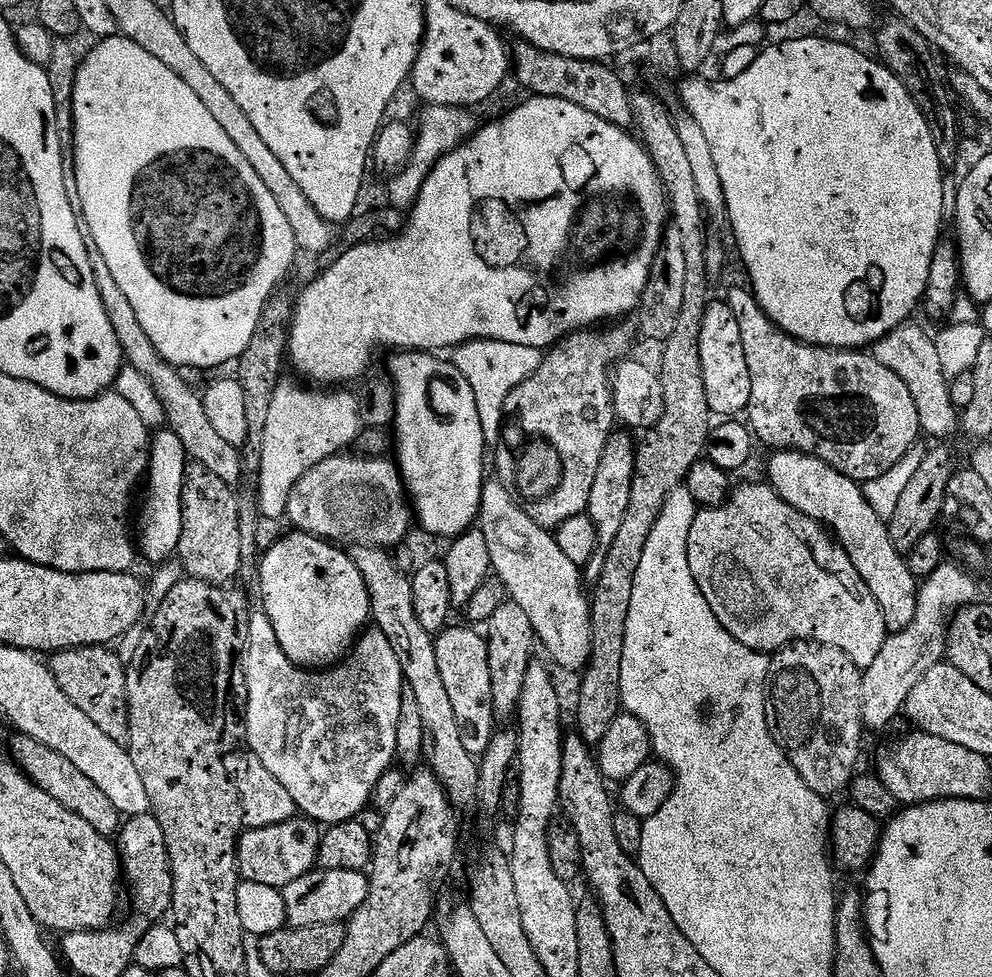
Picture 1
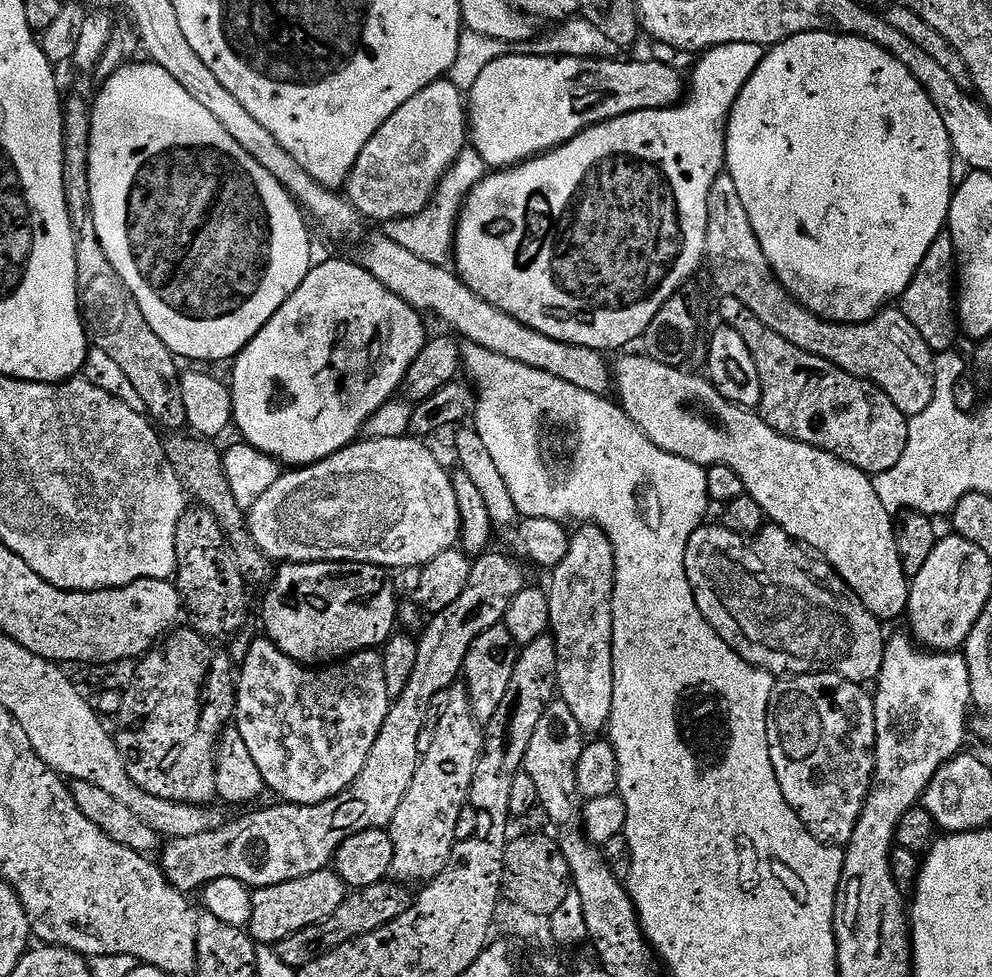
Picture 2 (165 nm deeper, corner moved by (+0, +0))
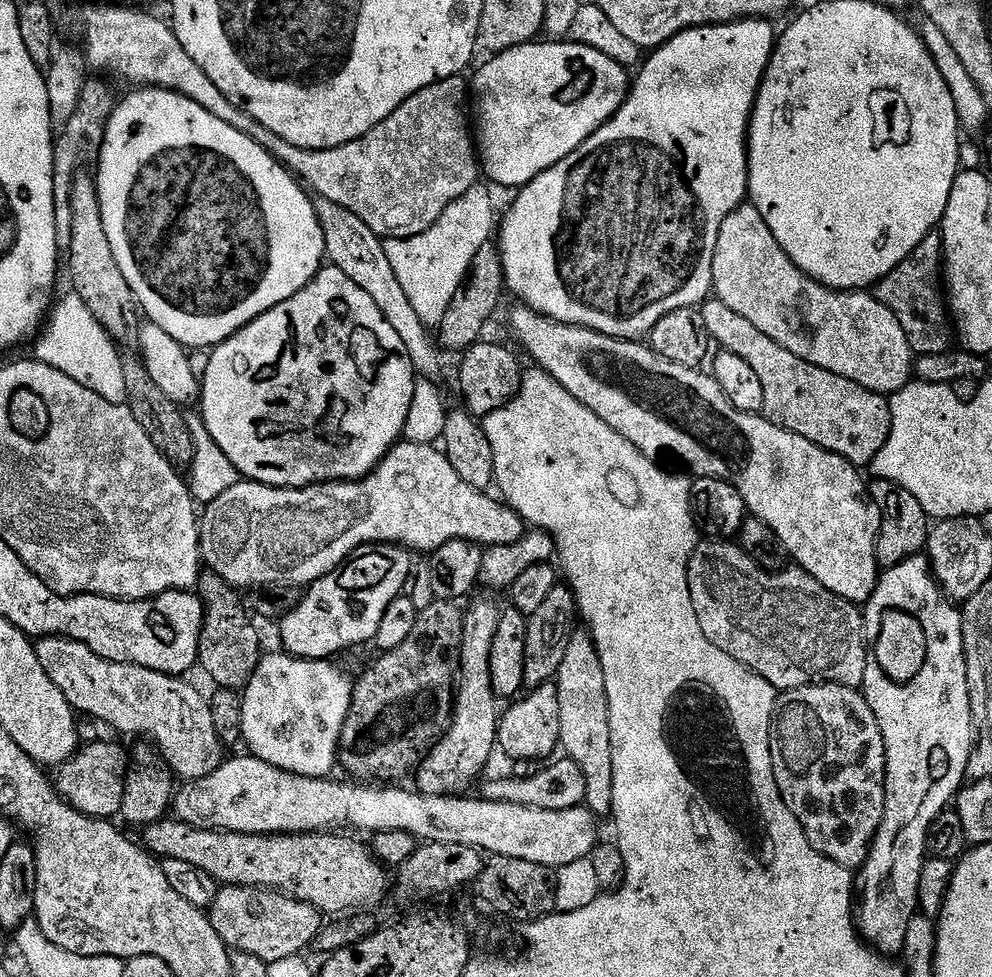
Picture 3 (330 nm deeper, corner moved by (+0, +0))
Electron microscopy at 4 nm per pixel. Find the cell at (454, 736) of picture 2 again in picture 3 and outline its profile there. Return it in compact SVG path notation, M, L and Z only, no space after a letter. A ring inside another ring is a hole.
M475 600L464 612L464 637L452 725L428 751L428 757L414 773L415 787L426 796L463 797L471 793L472 783L483 774L492 751L498 748L498 725L502 712L499 707L496 709L498 698L494 694L494 682L490 680L490 650L494 647L494 634L498 631L502 608L492 600Z

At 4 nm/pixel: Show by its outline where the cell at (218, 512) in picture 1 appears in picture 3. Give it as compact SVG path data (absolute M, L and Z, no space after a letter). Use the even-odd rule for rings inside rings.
M205 571L200 577L198 595L204 603L199 667L204 667L205 674L216 683L217 689L243 690L262 659L260 632L252 625L253 617L250 612L248 617L240 601L241 593L210 571Z

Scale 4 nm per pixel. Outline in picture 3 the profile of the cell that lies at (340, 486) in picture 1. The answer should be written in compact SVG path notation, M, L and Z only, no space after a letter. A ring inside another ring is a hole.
M401 442L392 448L381 460L380 465L362 480L336 480L333 484L311 484L308 488L275 488L265 484L256 484L252 480L241 479L240 483L232 486L230 490L226 490L226 494L222 494L222 498L214 498L214 502L203 509L200 554L207 571L222 578L234 589L280 590L285 586L291 586L300 590L313 584L315 580L321 580L323 576L329 576L353 554L359 553L365 546L373 544L398 544L401 548L409 549L416 554L419 552L431 554L451 540L468 540L472 544L481 546L506 546L518 542L526 531L524 519L513 508L508 507L507 503L501 502L495 495L493 496L488 492L474 490L474 486L462 482L462 478L458 478L458 470L454 470L454 466L450 466L447 456L439 447L431 444Z

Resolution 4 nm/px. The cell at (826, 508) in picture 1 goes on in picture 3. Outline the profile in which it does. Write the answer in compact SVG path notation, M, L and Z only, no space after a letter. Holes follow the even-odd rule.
M516 306L516 309L513 310L512 332L516 335L517 342L528 351L528 356L532 359L531 363L535 367L549 372L567 392L574 394L574 398L578 398L578 402L582 402L582 406L594 410L594 414L598 414L598 418L602 418L602 422L606 422L614 431L622 434L622 438L626 438L626 442L634 445L643 456L663 462L665 465L676 464L681 460L693 472L691 475L696 478L729 480L738 490L738 494L742 494L745 509L762 522L766 522L766 526L770 526L770 530L774 530L774 534L778 534L778 538L782 538L782 546L786 546L789 557L799 567L810 573L822 586L826 586L826 590L838 594L838 598L848 600L857 606L867 604L874 594L876 581L882 571L880 565L876 563L876 538L880 535L880 514L870 503L869 497L866 495L866 480L864 484L863 478L860 477L863 476L861 469L857 468L855 464L846 462L846 458L828 452L822 446L814 446L814 442L806 442L806 438L802 438L798 434L790 434L777 424L770 423L767 416L763 414L738 410L730 402L730 398L726 398L726 394L722 394L722 386L718 386L718 382L707 371L666 362L659 354L652 351L651 347L644 345L643 348L643 343L616 340L613 336L603 336L600 332L589 328L579 328L573 324L559 324L557 320L552 320L527 306Z

